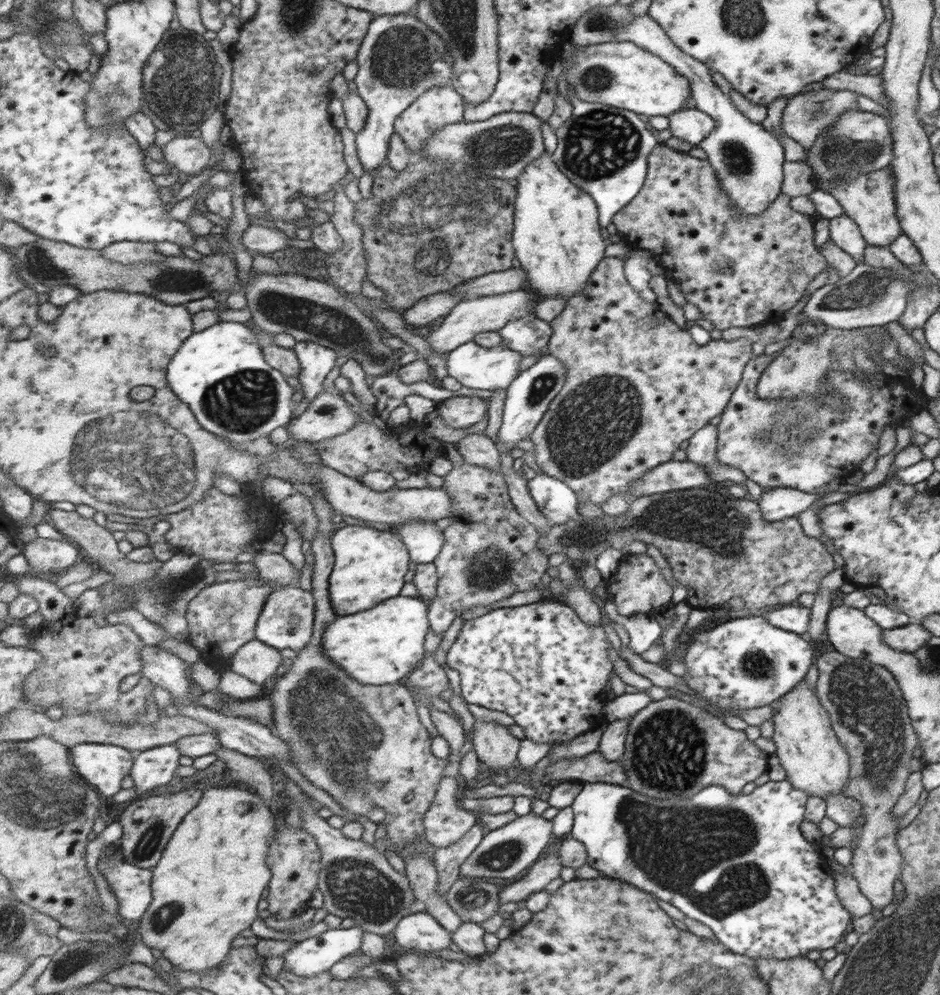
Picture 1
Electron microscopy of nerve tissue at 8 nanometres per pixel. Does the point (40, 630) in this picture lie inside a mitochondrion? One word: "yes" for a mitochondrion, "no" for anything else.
no

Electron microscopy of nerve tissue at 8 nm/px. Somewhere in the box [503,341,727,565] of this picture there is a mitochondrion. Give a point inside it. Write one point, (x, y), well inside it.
(589, 428)

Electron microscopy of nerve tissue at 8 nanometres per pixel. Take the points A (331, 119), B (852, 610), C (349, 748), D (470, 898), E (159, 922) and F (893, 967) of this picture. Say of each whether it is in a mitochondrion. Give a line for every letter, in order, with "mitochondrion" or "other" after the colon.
A: other
B: other
C: mitochondrion
D: mitochondrion
E: mitochondrion
F: mitochondrion

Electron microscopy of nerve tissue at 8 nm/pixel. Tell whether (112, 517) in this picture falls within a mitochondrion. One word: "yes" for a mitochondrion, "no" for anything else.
yes

